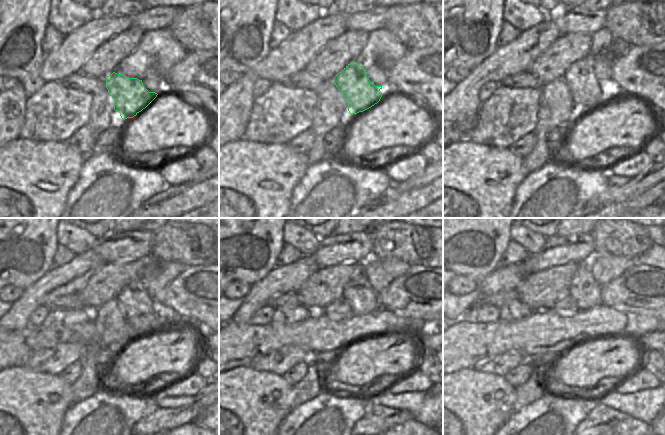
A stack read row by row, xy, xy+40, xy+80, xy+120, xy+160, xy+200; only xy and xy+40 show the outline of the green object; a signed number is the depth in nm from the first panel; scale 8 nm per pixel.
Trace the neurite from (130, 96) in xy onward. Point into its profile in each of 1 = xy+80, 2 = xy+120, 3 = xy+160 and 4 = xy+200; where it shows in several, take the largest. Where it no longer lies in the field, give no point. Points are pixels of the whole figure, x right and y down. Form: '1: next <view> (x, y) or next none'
1: next xy+80 (585, 89)
2: next xy+120 (134, 298)
3: next xy+160 (362, 299)
4: next xy+200 (583, 288)

